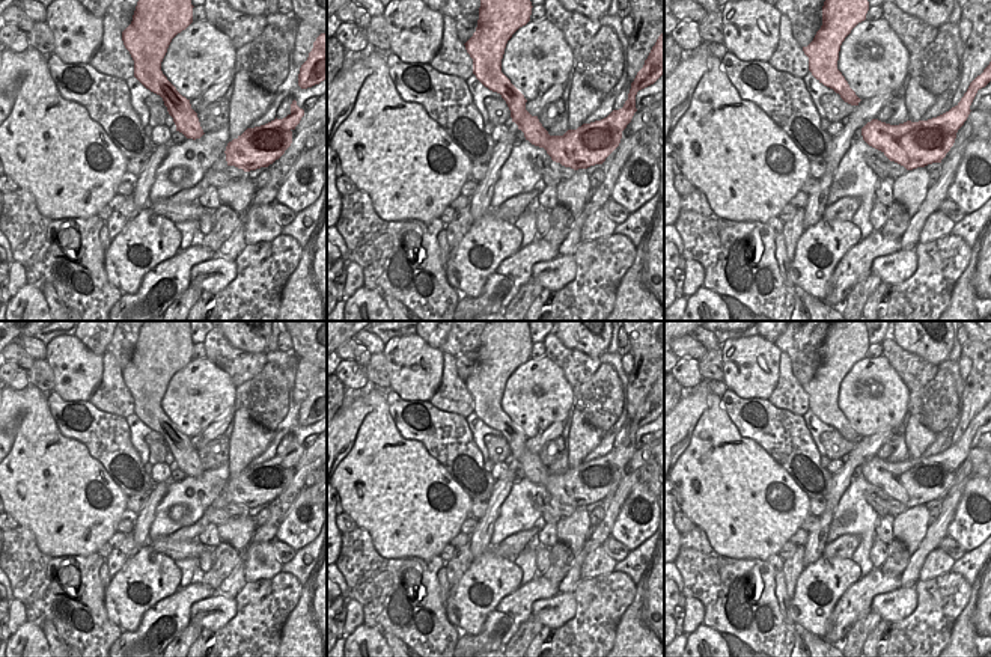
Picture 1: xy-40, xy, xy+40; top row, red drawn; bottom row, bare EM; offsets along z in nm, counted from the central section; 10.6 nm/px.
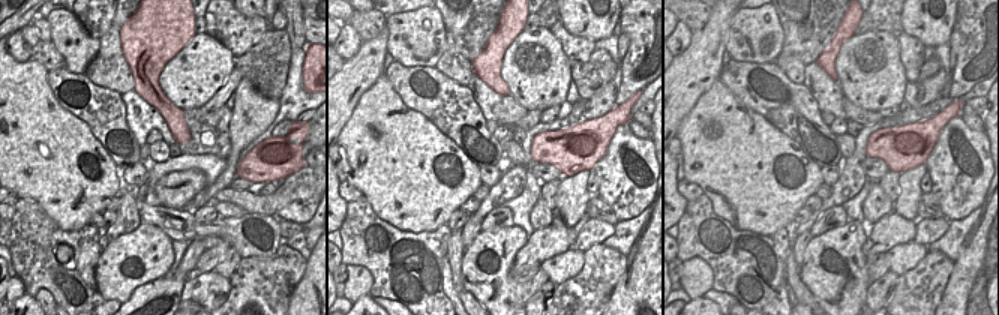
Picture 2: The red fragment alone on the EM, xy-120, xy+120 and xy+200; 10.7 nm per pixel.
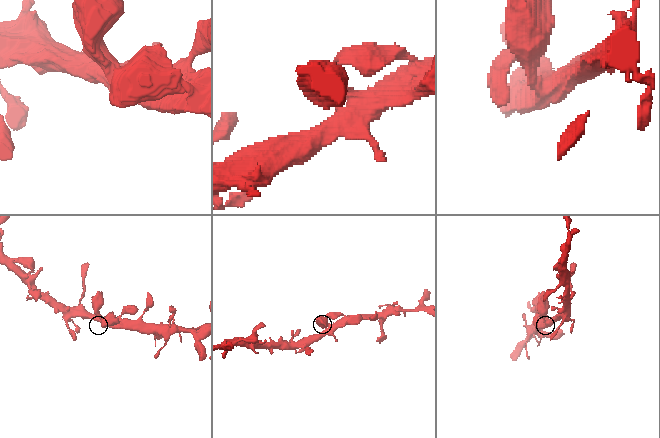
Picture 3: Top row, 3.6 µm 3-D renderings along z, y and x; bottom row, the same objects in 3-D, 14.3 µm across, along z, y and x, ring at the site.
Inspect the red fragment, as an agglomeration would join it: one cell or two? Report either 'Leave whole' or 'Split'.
Leave whole.

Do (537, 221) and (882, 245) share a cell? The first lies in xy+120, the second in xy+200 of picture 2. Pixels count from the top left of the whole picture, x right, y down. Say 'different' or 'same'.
different

